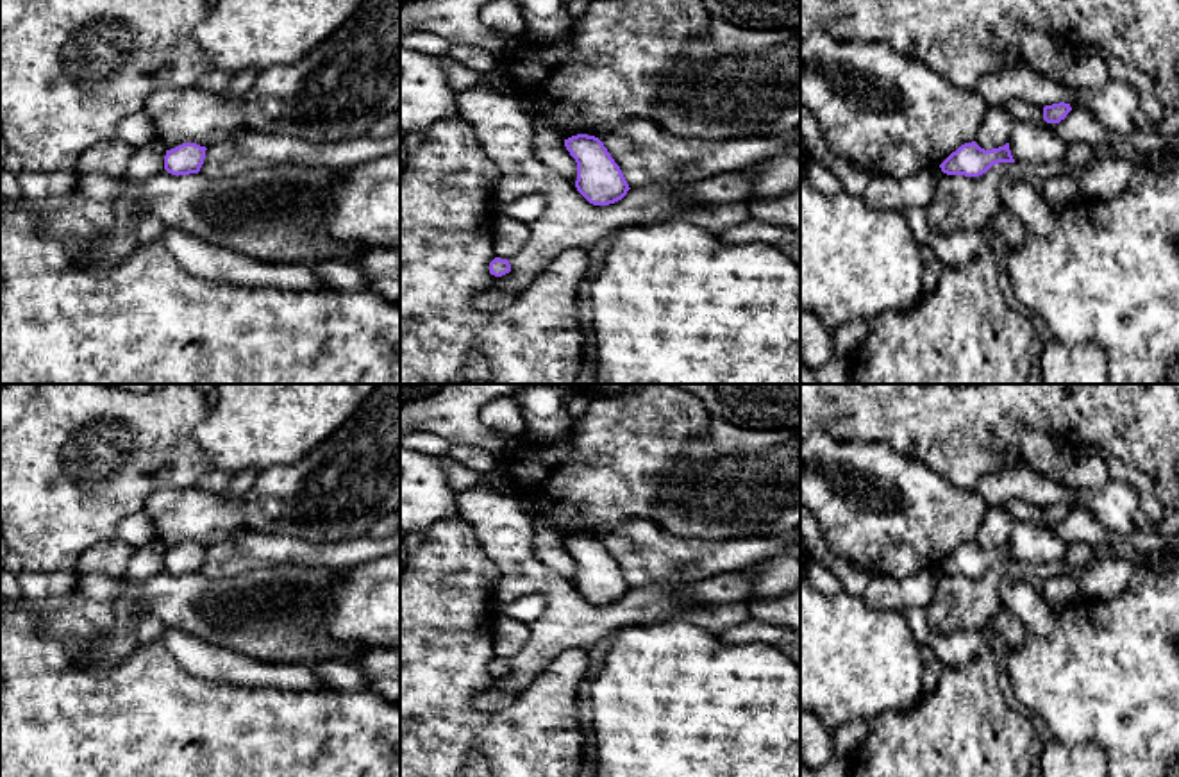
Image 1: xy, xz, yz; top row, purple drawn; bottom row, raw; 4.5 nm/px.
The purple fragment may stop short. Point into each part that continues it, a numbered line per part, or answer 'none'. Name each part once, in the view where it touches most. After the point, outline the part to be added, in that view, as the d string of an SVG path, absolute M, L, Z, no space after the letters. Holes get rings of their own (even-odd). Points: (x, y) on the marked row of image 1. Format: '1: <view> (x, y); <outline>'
none

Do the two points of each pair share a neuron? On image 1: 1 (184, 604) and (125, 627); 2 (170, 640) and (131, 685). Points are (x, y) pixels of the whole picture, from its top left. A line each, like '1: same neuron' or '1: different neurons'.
1: same neuron
2: different neurons

